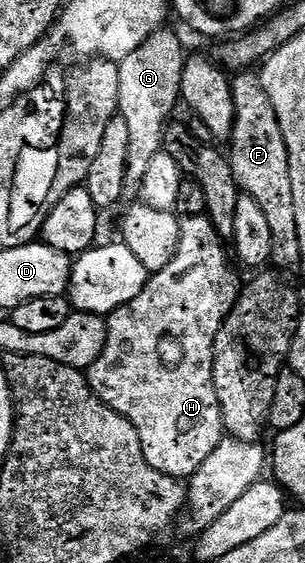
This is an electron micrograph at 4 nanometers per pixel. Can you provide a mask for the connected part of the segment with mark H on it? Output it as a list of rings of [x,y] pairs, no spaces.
[[[209,216],[186,218],[181,227],[181,243],[173,263],[169,263],[169,267],[165,267],[160,273],[150,274],[148,283],[141,291],[141,295],[137,295],[137,299],[133,299],[128,305],[123,305],[110,314],[107,329],[107,348],[104,349],[102,356],[97,359],[97,363],[91,366],[89,370],[91,387],[99,394],[99,398],[111,409],[125,415],[125,419],[129,419],[133,423],[133,427],[137,427],[149,467],[153,467],[170,477],[190,479],[199,470],[201,463],[205,463],[205,459],[209,459],[209,455],[213,455],[217,443],[221,443],[225,436],[221,403],[217,399],[217,387],[215,386],[215,340],[219,337],[221,327],[227,322],[231,308],[239,300],[241,281],[235,278],[235,273],[231,270],[230,263],[227,262],[227,253],[223,250],[223,243],[225,243],[224,238],[215,229],[215,225],[211,222]]]

